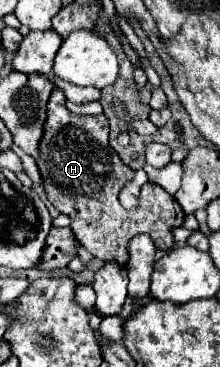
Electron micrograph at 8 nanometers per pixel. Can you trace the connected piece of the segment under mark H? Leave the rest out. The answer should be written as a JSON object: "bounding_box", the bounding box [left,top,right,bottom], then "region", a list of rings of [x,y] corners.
{"bounding_box":[36,89,184,265],"region":[[[54,89],[48,99],[44,135],[38,147],[36,165],[42,175],[42,187],[48,201],[64,215],[70,217],[70,227],[78,241],[98,259],[126,265],[128,243],[136,235],[150,235],[158,251],[174,247],[172,229],[184,221],[184,211],[178,201],[156,183],[142,185],[140,203],[136,209],[126,211],[118,205],[118,189],[134,177],[134,171],[122,163],[118,153],[108,145],[108,121],[104,115],[76,115],[66,109],[66,97]]]}

